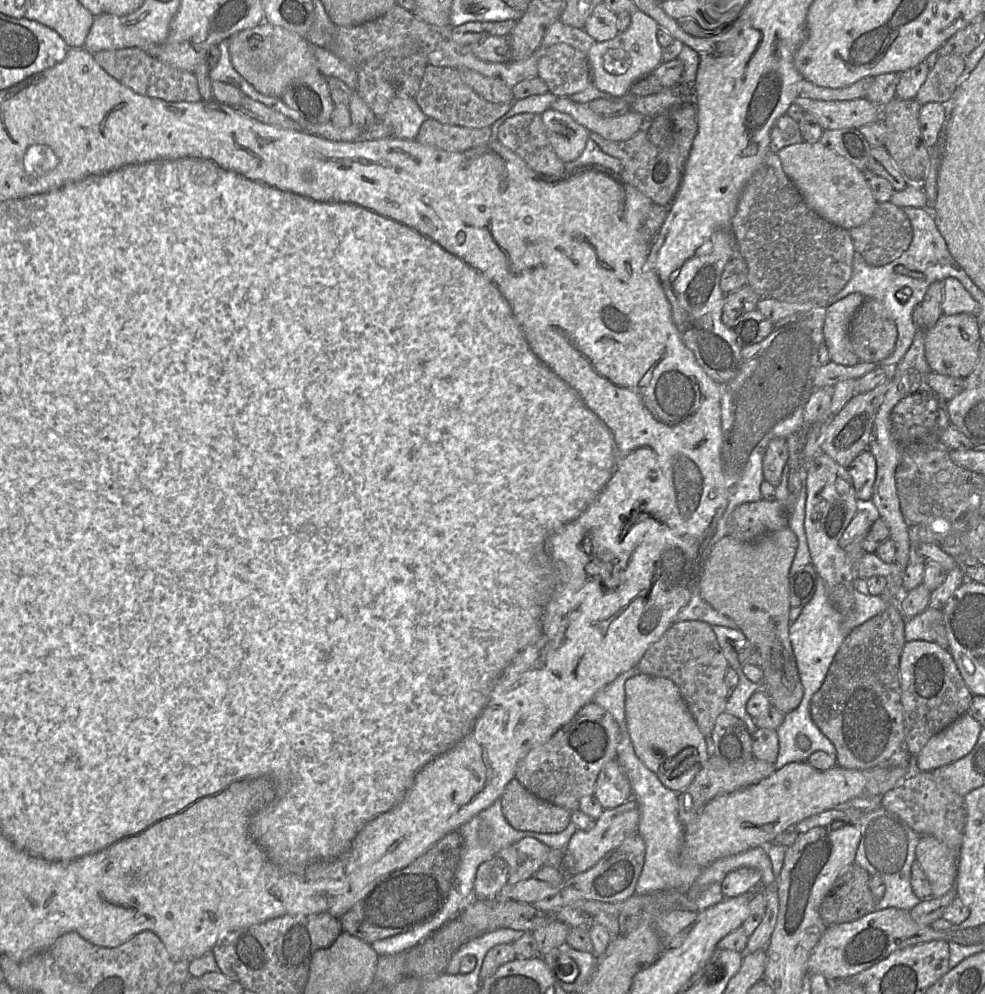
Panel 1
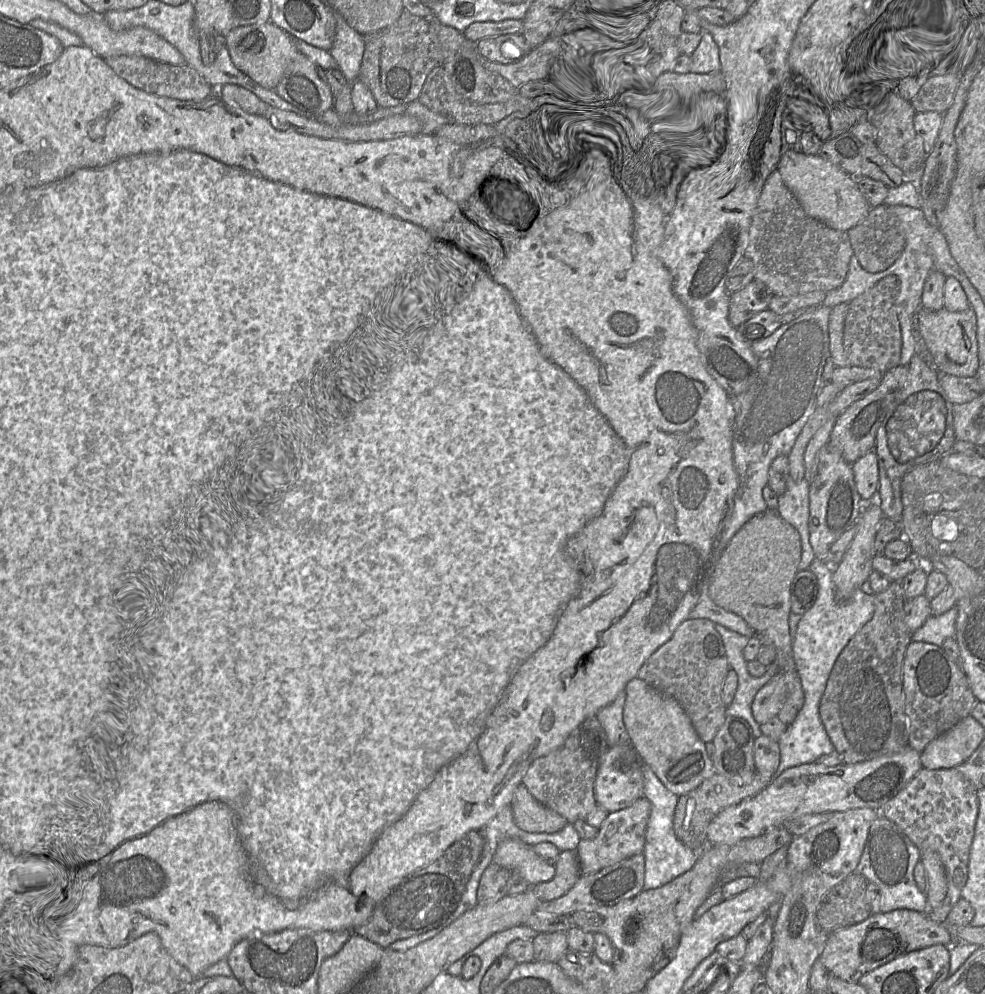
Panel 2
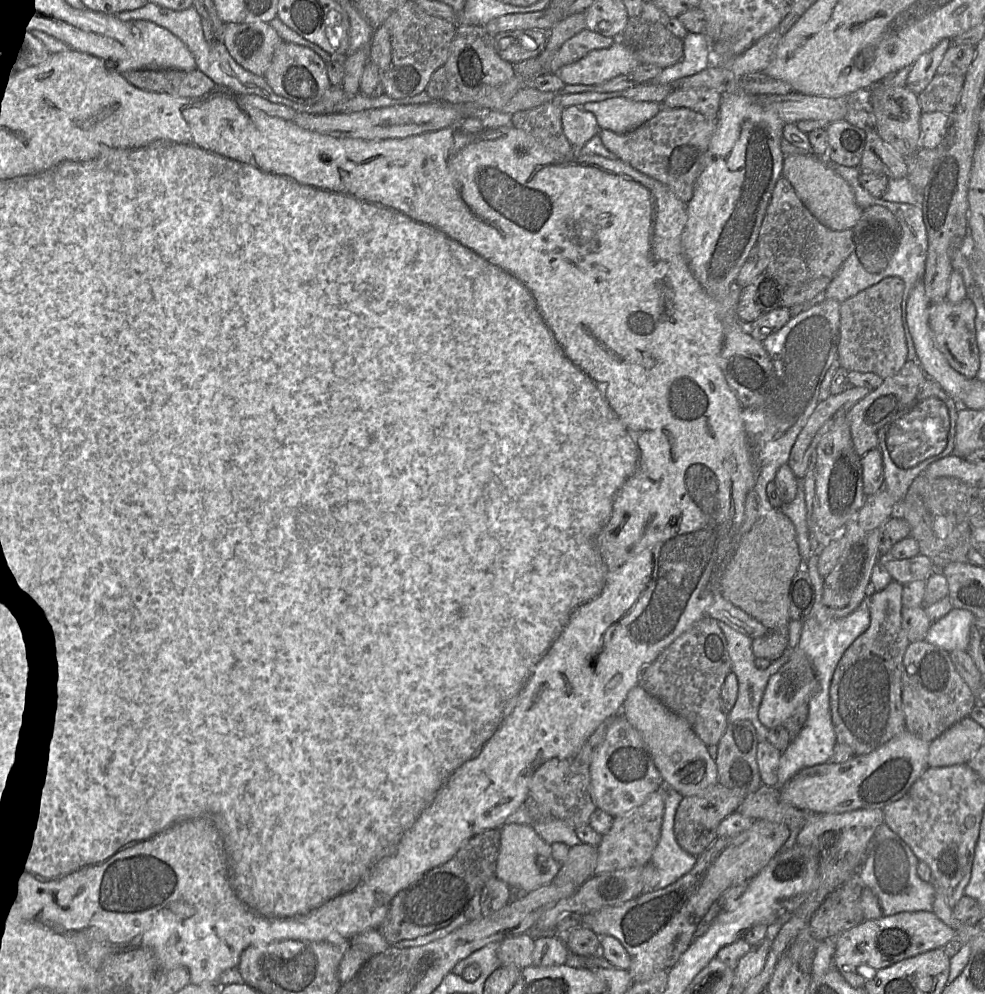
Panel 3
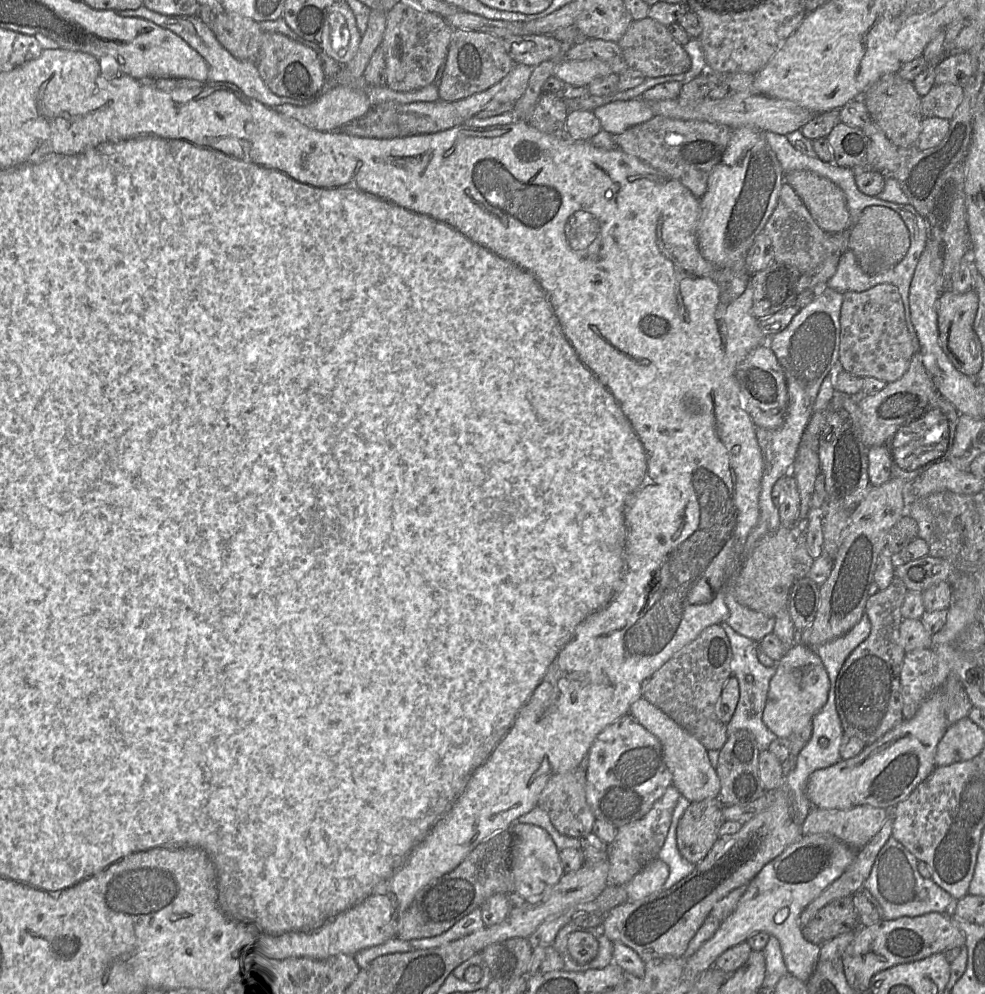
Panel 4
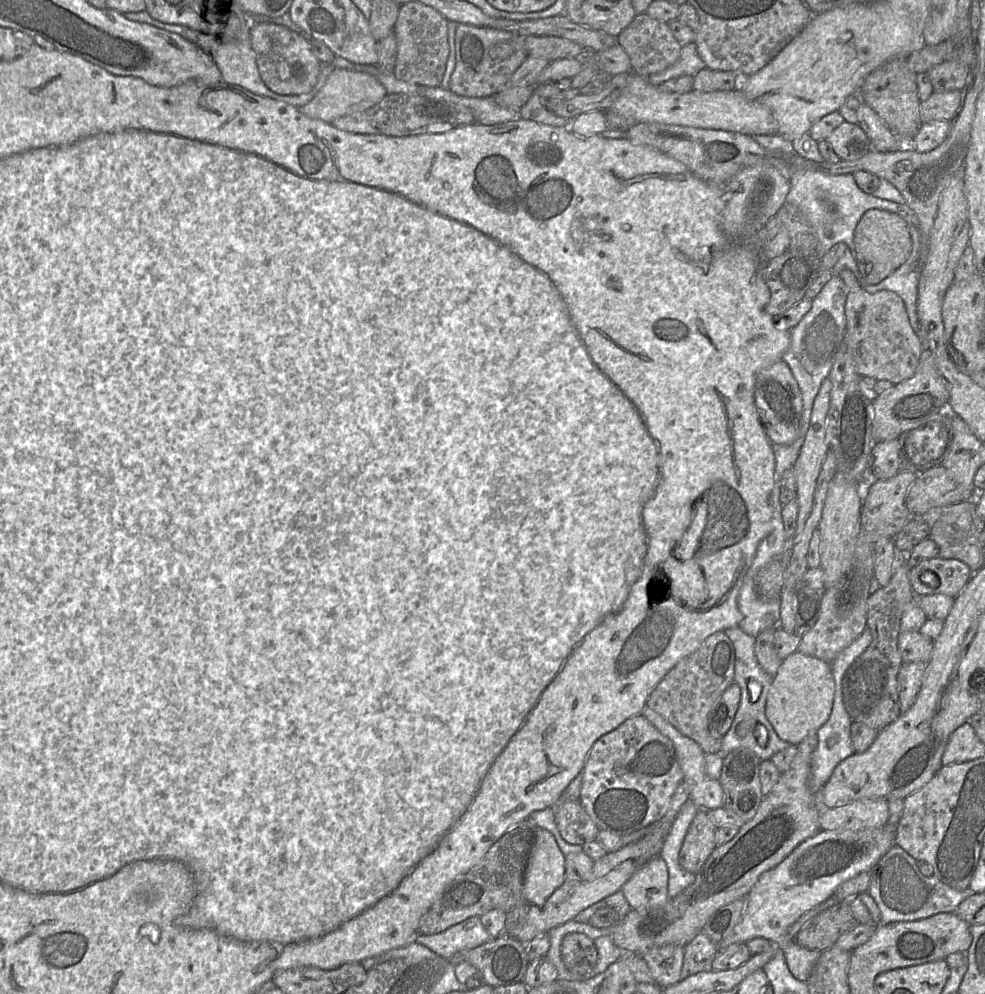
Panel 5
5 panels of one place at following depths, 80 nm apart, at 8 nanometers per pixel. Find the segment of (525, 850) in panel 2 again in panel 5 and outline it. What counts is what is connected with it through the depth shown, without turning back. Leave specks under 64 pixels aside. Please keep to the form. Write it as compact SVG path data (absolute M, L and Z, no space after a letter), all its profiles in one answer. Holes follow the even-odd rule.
M536 827L524 872L525 901L536 905L545 903L565 880L565 855L548 830Z

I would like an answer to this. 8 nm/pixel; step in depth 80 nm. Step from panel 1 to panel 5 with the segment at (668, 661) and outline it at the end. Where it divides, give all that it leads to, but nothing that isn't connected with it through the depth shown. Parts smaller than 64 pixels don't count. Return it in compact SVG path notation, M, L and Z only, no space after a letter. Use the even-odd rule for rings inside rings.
M725 631L708 636L692 654L680 660L658 683L647 700L647 706L697 742L706 753L721 749L722 738L711 735L708 715L723 692L734 682L735 649Z

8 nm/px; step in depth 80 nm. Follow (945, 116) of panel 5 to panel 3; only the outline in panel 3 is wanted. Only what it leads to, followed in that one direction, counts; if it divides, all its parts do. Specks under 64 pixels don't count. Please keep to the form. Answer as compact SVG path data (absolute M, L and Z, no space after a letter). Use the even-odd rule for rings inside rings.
M935 74L926 88L919 93L918 100L921 111L927 112L944 112L950 115L954 112L959 95L964 83L964 76L955 74Z

